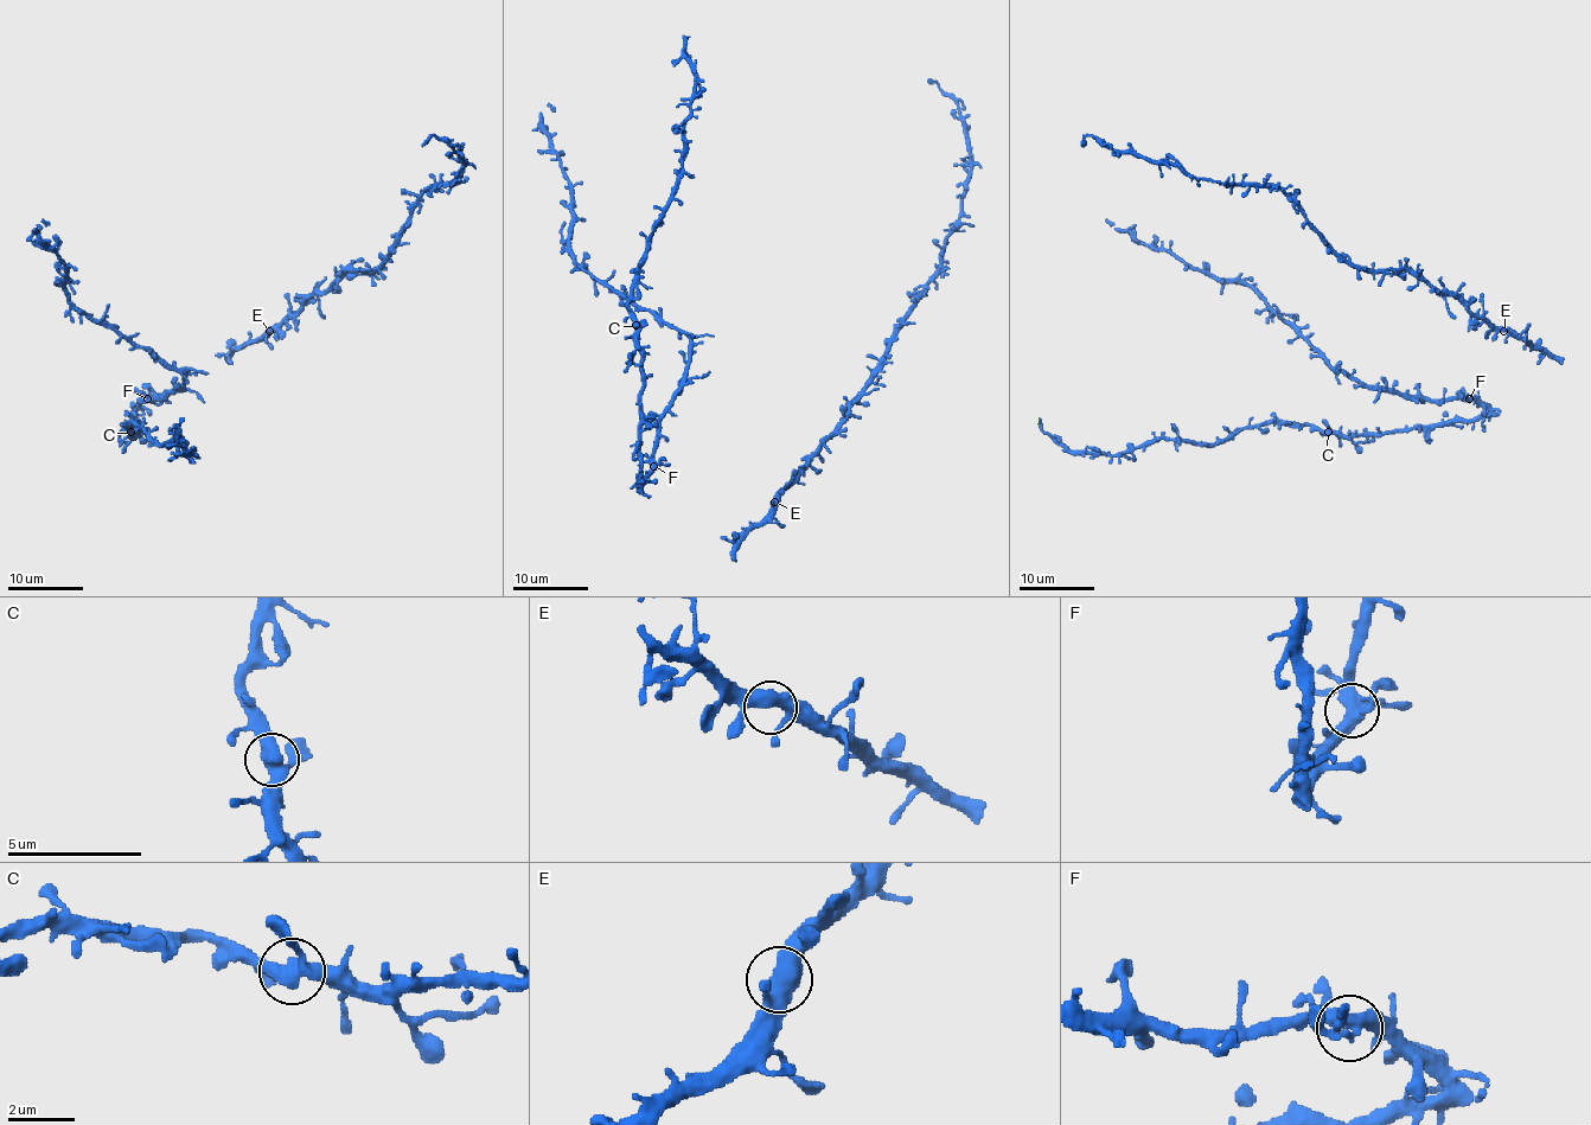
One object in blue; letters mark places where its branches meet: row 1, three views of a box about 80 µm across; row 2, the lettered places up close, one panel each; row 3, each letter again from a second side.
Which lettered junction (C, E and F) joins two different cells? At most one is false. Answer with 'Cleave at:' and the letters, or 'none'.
Cleave at: none

